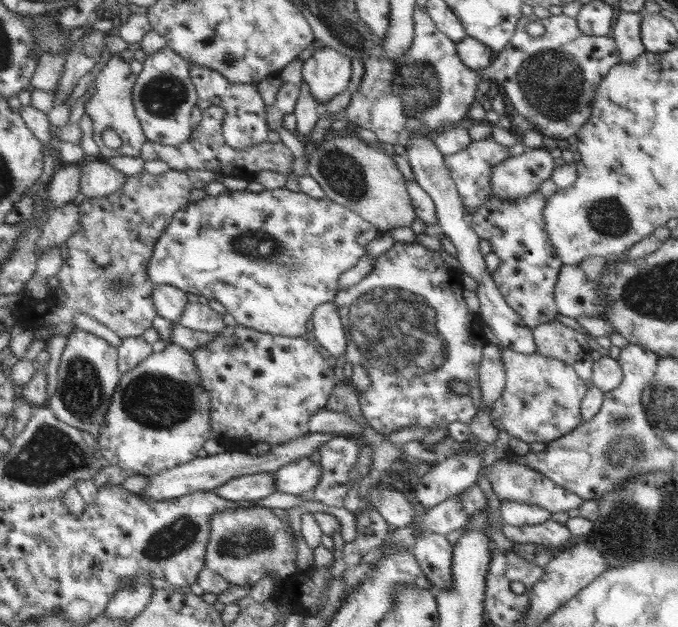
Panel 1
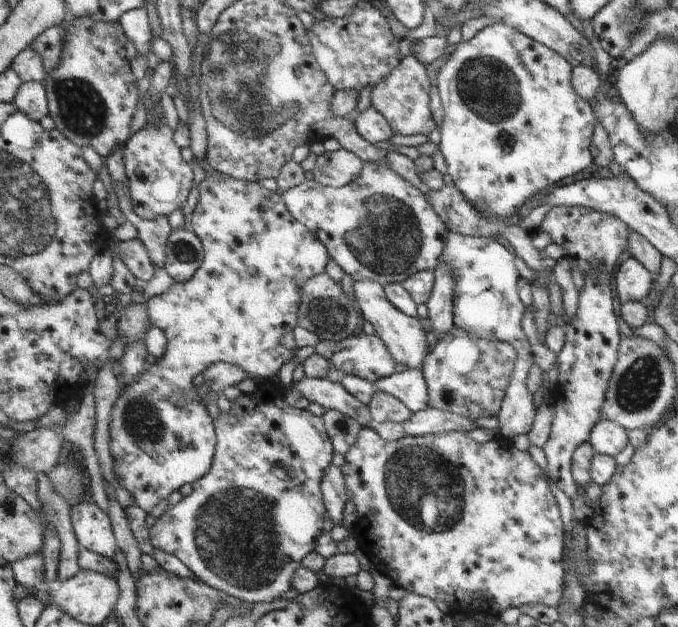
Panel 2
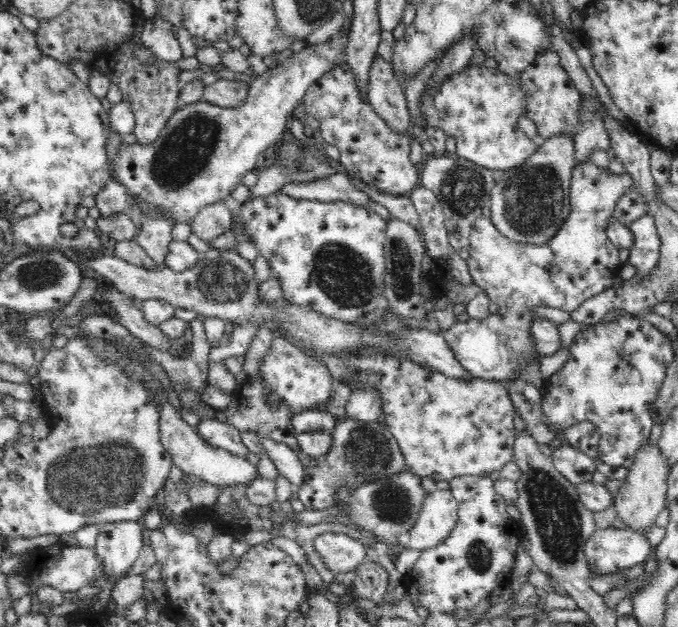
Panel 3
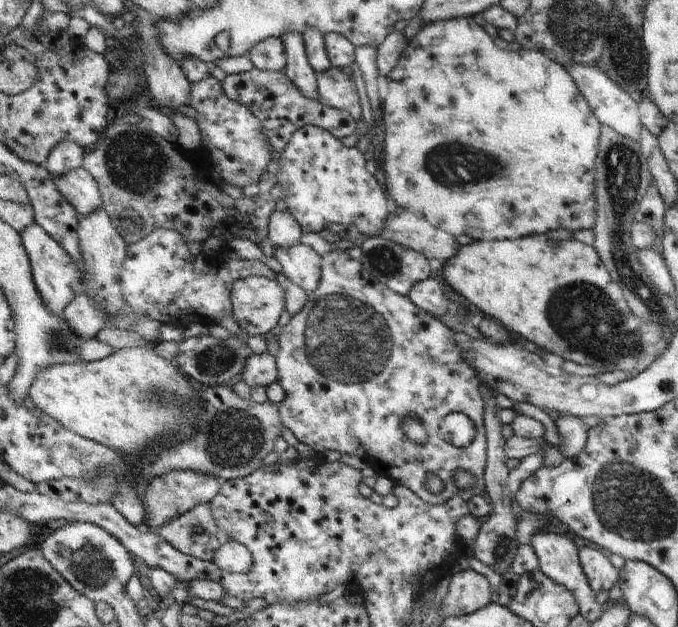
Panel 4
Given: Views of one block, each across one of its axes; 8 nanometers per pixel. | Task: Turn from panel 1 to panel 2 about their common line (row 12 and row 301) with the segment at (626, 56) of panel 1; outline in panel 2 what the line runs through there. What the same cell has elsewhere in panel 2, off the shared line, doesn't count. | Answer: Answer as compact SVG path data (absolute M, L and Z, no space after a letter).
M627 258L619 268L615 270L615 292L617 298L623 304L639 304L647 298L653 284L653 274L647 272L637 260Z

